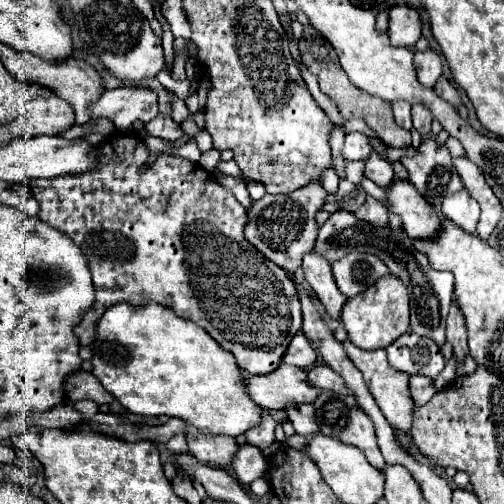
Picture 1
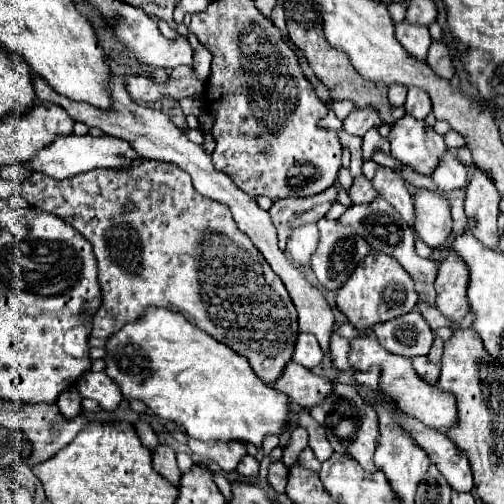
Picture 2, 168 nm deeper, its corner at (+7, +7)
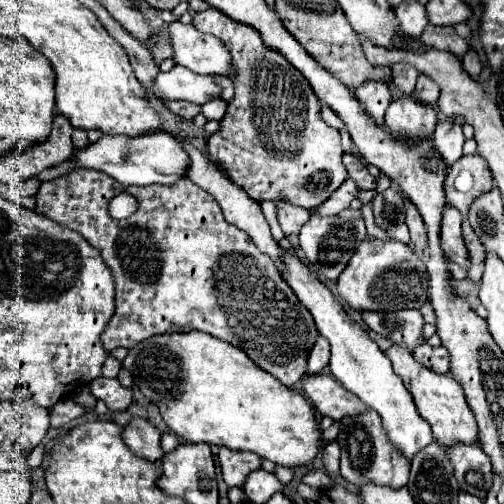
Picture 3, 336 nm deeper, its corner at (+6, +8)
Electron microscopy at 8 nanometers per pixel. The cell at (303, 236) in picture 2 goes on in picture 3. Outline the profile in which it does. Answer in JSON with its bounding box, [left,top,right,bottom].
[274,198,310,234]

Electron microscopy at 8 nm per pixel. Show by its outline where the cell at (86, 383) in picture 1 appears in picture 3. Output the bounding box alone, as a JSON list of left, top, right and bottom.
[90,378,132,412]

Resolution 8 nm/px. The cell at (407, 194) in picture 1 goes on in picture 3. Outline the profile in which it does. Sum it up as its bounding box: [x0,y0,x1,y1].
[442,206,470,268]

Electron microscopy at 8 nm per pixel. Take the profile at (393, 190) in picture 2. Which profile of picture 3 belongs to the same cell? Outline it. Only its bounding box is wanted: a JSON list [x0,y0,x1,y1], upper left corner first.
[406,198,428,252]

